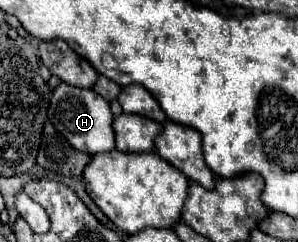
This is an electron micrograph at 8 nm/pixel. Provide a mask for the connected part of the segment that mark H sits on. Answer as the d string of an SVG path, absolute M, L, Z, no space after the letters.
M61 83L49 103L49 121L55 129L77 149L89 155L109 153L115 149L115 131L113 131L113 113L109 103L99 97L93 89L81 89L67 83Z

